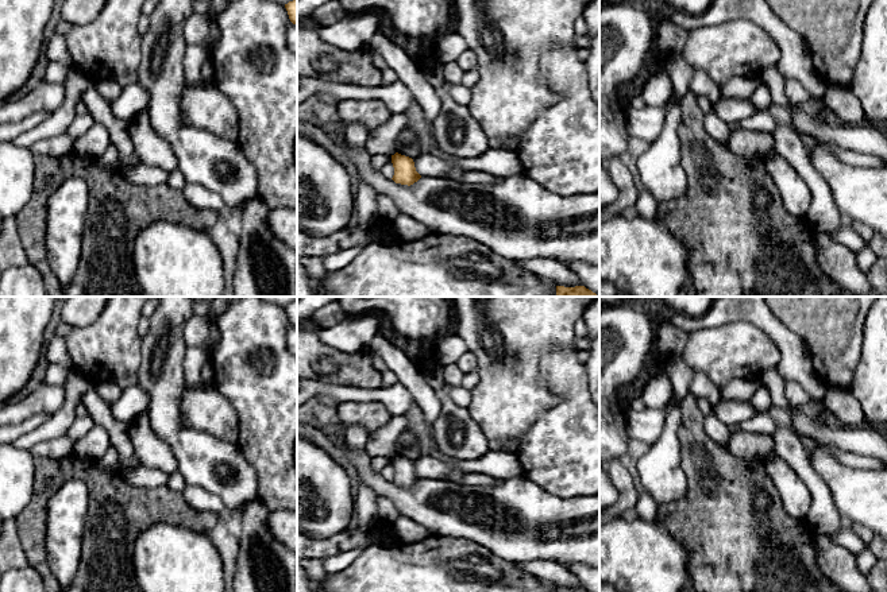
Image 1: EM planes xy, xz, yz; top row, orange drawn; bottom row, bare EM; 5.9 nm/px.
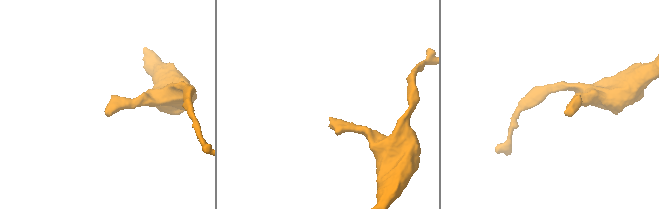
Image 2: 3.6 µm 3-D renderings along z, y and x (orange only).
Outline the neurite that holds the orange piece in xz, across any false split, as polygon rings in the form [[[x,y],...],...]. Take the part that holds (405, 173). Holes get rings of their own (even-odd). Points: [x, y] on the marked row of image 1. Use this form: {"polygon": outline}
{"polygon": [[[396,152],[392,155],[392,163],[394,167],[393,181],[401,185],[413,185],[421,175],[416,171],[414,162],[412,158]]]}

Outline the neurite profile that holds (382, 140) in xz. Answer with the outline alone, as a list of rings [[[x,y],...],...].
[[[406,112],[393,113],[385,124],[369,132],[366,151],[370,155],[394,155],[397,136],[408,125],[410,125],[410,119]]]

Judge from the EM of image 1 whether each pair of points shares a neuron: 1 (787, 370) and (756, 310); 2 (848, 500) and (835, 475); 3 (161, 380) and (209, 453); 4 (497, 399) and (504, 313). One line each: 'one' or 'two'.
1: one
2: one
3: one
4: one

